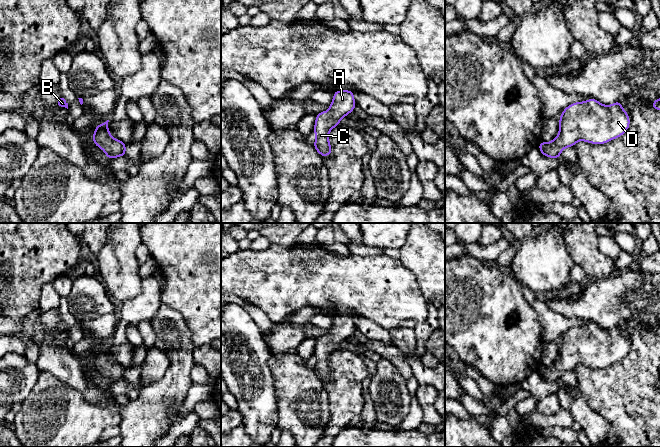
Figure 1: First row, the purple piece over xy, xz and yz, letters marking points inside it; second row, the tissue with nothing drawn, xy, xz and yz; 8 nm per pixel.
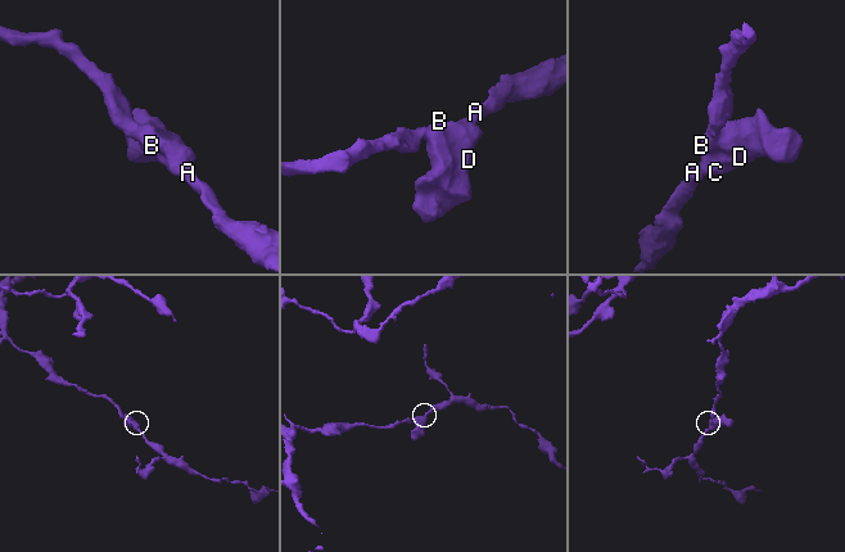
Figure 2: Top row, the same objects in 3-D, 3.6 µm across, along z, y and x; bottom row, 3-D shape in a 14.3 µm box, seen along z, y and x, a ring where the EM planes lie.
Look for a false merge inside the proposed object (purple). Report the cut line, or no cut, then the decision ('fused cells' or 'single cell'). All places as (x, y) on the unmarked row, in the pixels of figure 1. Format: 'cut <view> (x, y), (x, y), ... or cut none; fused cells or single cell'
cut none; single cell

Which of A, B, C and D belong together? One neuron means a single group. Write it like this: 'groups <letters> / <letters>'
groups A B C D

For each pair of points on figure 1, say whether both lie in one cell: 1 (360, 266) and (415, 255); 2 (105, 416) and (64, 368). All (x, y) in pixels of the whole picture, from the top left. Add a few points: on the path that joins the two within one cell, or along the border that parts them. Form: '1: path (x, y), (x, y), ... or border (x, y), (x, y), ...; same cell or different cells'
1: border (399, 258), (401, 263), (415, 275); different cells
2: border (76, 390), (92, 403), (117, 413); different cells

